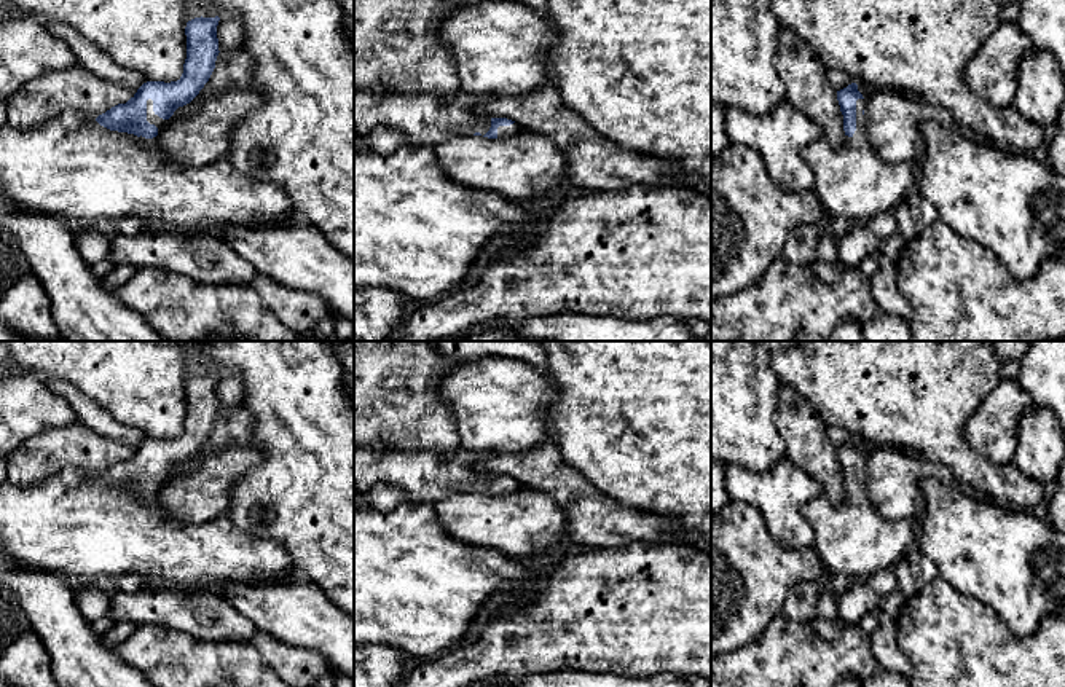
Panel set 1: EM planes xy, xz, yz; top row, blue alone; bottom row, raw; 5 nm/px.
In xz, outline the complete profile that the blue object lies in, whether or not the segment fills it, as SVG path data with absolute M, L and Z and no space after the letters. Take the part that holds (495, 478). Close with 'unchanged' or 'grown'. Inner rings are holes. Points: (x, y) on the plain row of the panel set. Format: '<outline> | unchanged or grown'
M354 446L354 491L365 494L376 483L386 483L400 488L408 504L435 504L450 494L518 493L523 486L515 478L483 475L474 469L493 454L462 446L448 457L432 451Z | grown

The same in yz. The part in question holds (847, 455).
M851 440L837 448L845 499L834 505L819 496L802 507L815 534L815 550L829 575L864 582L902 561L920 534L918 520L885 520L866 493L866 456Z | grown

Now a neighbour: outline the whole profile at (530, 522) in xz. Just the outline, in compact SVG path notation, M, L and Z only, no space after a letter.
M523 486L510 496L450 494L432 507L451 539L464 545L493 548L509 558L553 552L568 539L566 515L548 494L534 488Z

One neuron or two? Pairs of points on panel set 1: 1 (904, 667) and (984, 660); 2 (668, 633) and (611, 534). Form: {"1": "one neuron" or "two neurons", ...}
{"1": "two neurons", "2": "two neurons"}

